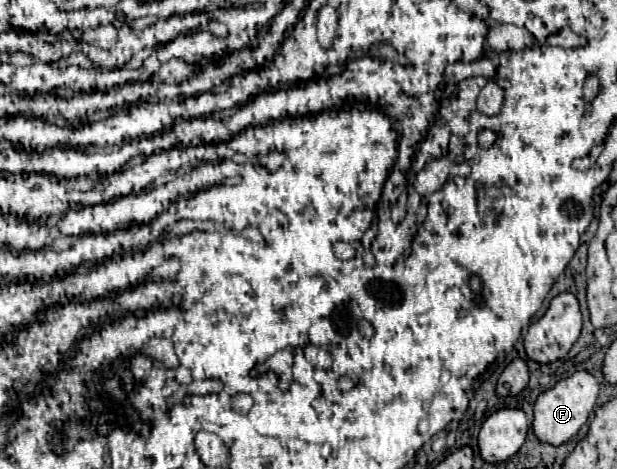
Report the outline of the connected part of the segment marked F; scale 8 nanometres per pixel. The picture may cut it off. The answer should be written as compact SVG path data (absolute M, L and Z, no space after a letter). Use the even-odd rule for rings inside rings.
M577 370L569 378L559 380L553 388L541 392L535 402L535 418L533 418L533 432L541 442L559 446L571 440L579 428L587 422L591 410L595 408L595 400L599 394L599 382L587 370Z

